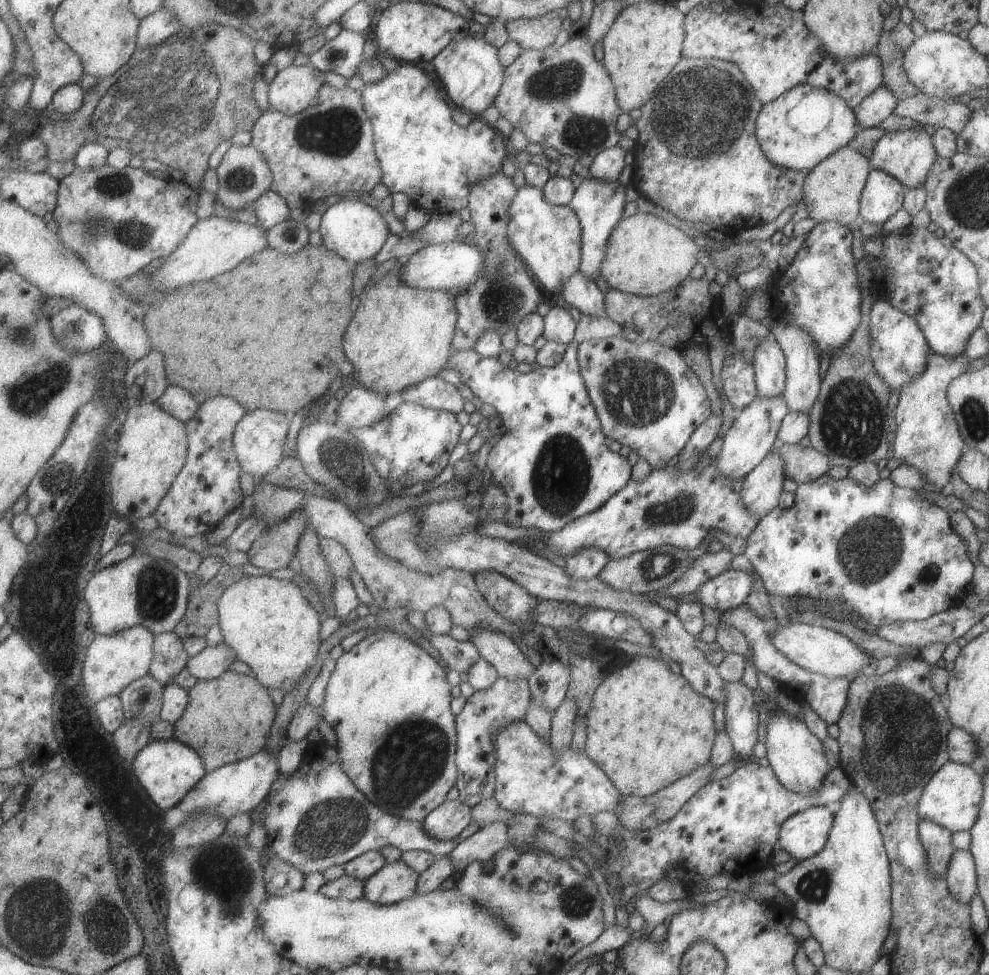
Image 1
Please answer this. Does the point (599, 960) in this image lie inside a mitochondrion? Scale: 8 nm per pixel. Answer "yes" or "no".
no

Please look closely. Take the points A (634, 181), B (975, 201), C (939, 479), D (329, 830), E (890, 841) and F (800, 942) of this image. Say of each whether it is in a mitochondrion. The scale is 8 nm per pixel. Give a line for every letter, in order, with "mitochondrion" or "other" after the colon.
A: other
B: mitochondrion
C: other
D: mitochondrion
E: other
F: other

